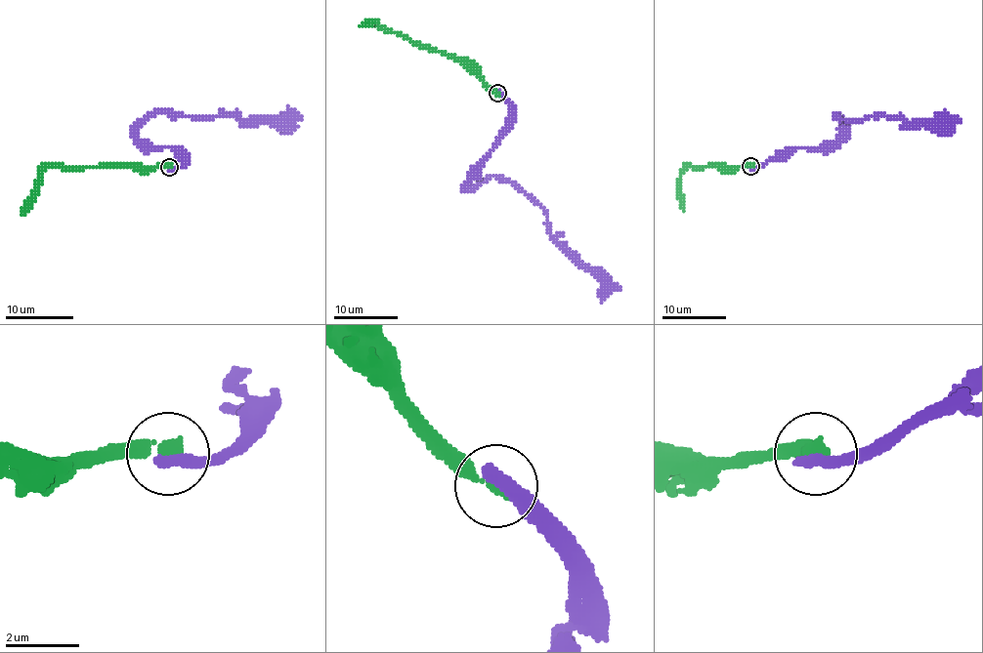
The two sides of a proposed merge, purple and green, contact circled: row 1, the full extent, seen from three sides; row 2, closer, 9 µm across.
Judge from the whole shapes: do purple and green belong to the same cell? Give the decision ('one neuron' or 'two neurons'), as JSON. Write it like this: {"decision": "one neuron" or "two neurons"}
{"decision": "two neurons"}

